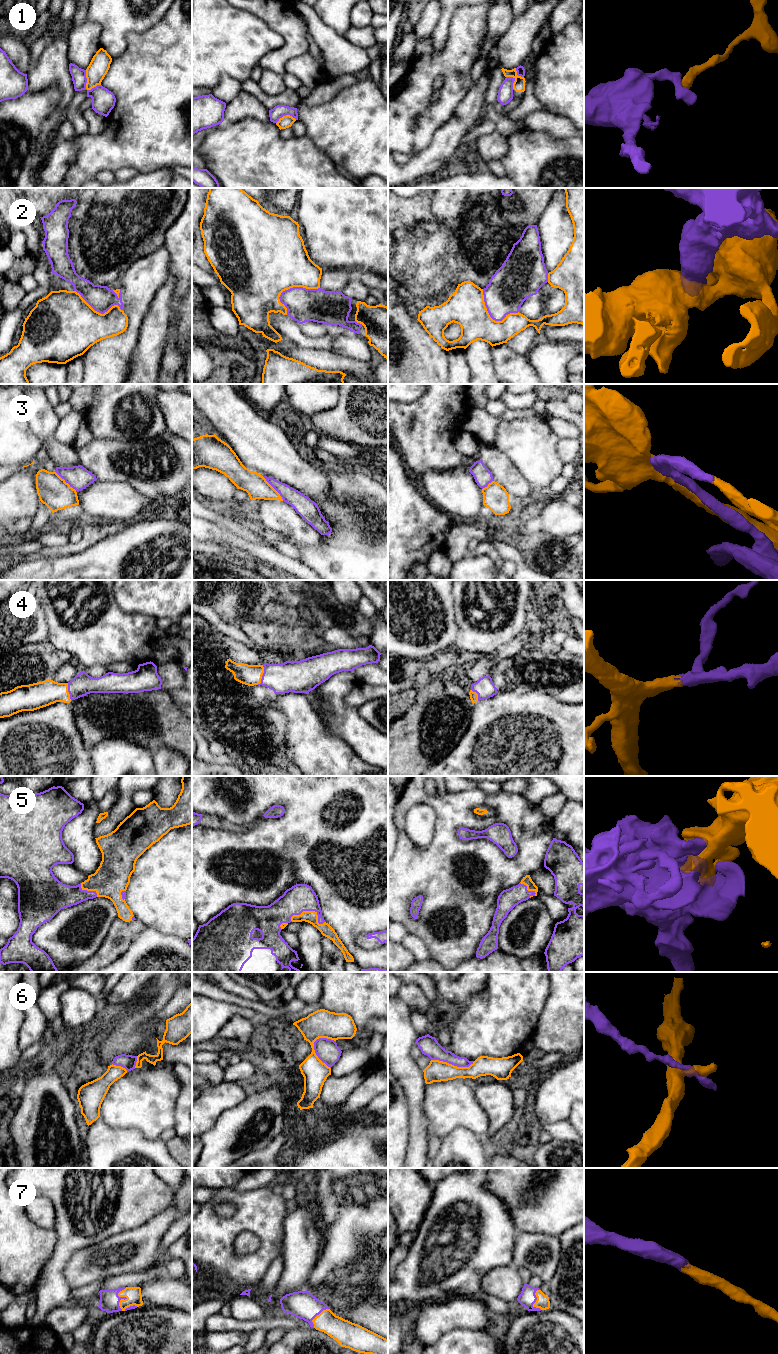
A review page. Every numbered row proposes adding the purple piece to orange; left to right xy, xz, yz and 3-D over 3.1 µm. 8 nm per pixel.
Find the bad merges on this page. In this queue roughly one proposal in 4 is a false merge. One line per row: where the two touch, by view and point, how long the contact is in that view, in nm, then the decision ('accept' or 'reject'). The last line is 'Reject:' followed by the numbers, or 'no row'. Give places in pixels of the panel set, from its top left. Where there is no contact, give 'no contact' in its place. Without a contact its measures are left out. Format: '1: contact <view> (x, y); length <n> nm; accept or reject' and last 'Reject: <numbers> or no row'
1: contact xy (86, 86); length 180 nm; reject
2: contact xz (289, 288); length 340 nm; accept
3: contact xz (272, 487); length 280 nm; accept
4: contact xz (262, 674); length 170 nm; accept
5: contact xz (310, 911); length 280 nm; accept
6: contact xz (315, 1053); length 280 nm; reject
7: contact xy (121, 1299); length 190 nm; accept
Reject: 1, 6

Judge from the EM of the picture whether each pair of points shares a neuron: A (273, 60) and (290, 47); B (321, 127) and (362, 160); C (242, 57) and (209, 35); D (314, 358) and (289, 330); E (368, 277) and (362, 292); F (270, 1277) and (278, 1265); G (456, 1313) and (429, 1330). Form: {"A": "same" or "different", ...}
{"A": "same", "B": "same", "C": "same", "D": "different", "E": "different", "F": "same", "G": "same"}

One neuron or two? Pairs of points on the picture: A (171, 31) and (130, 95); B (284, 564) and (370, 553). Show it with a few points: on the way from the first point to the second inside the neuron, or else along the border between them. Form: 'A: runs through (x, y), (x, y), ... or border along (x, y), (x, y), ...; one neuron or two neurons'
A: runs through (171, 47), (171, 54), (146, 79); one neuron
B: border along (299, 561), (312, 569); two neurons

